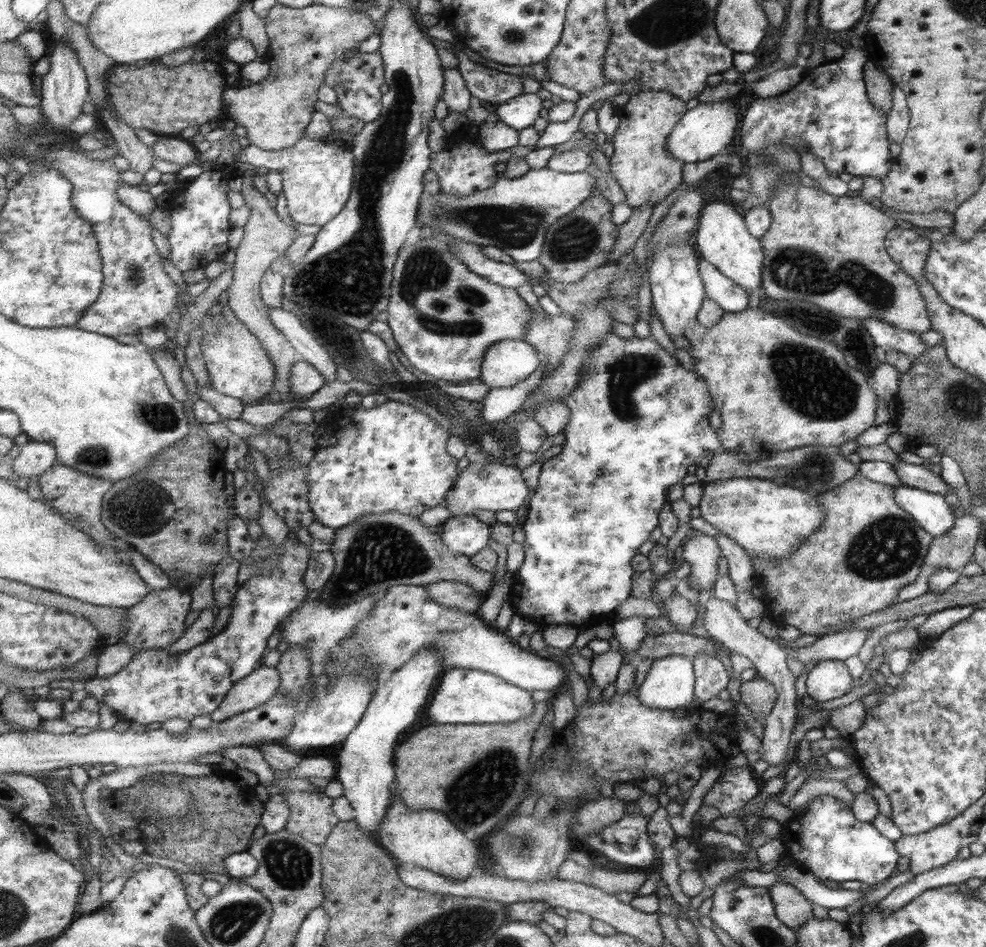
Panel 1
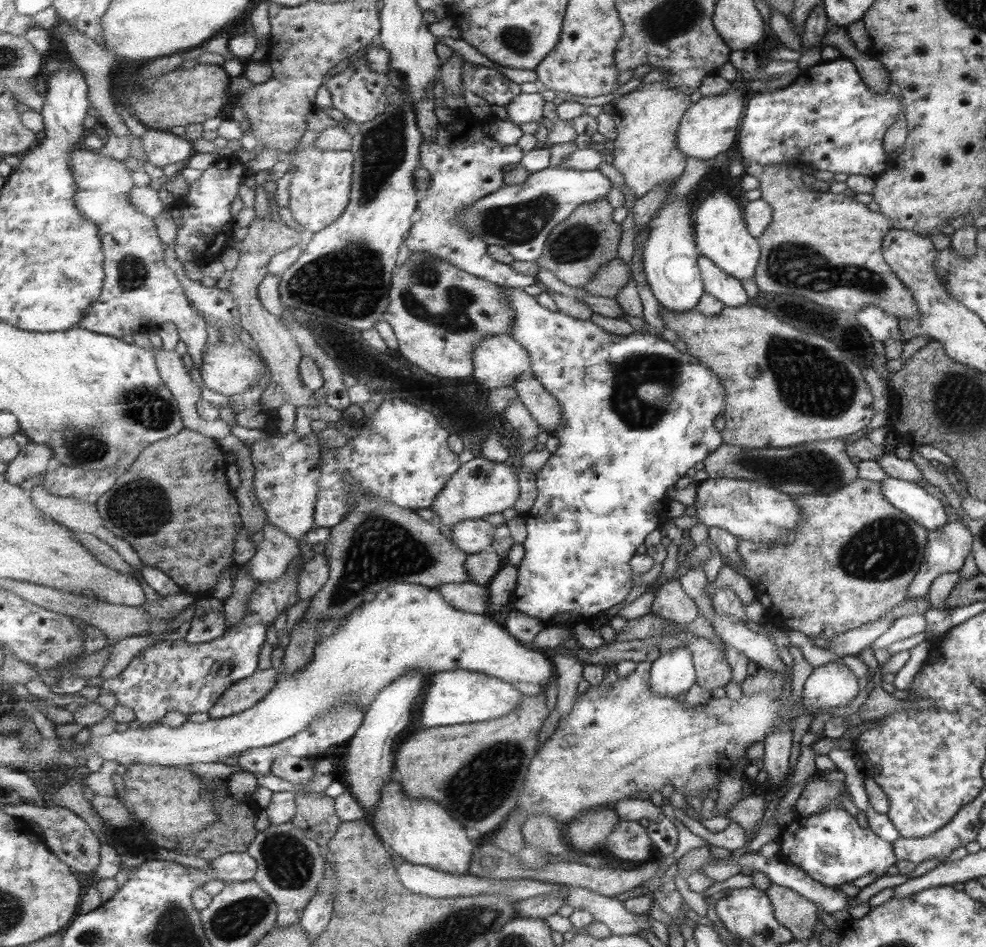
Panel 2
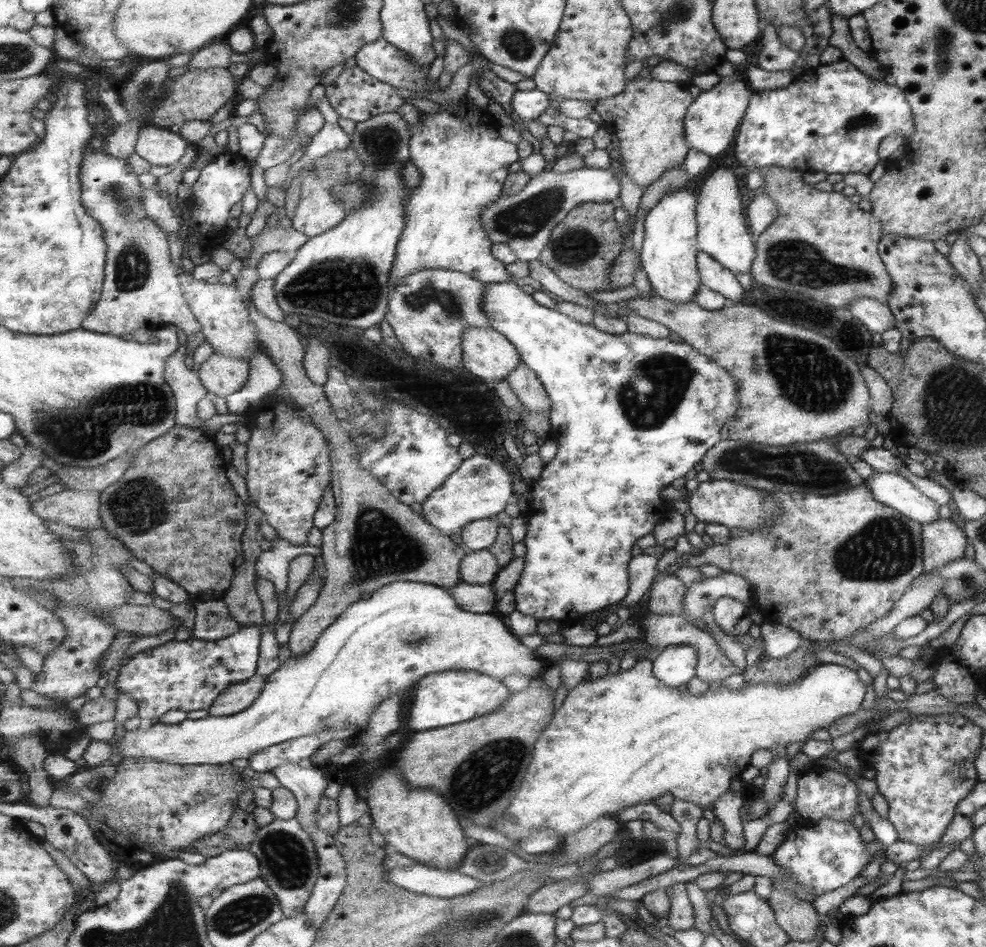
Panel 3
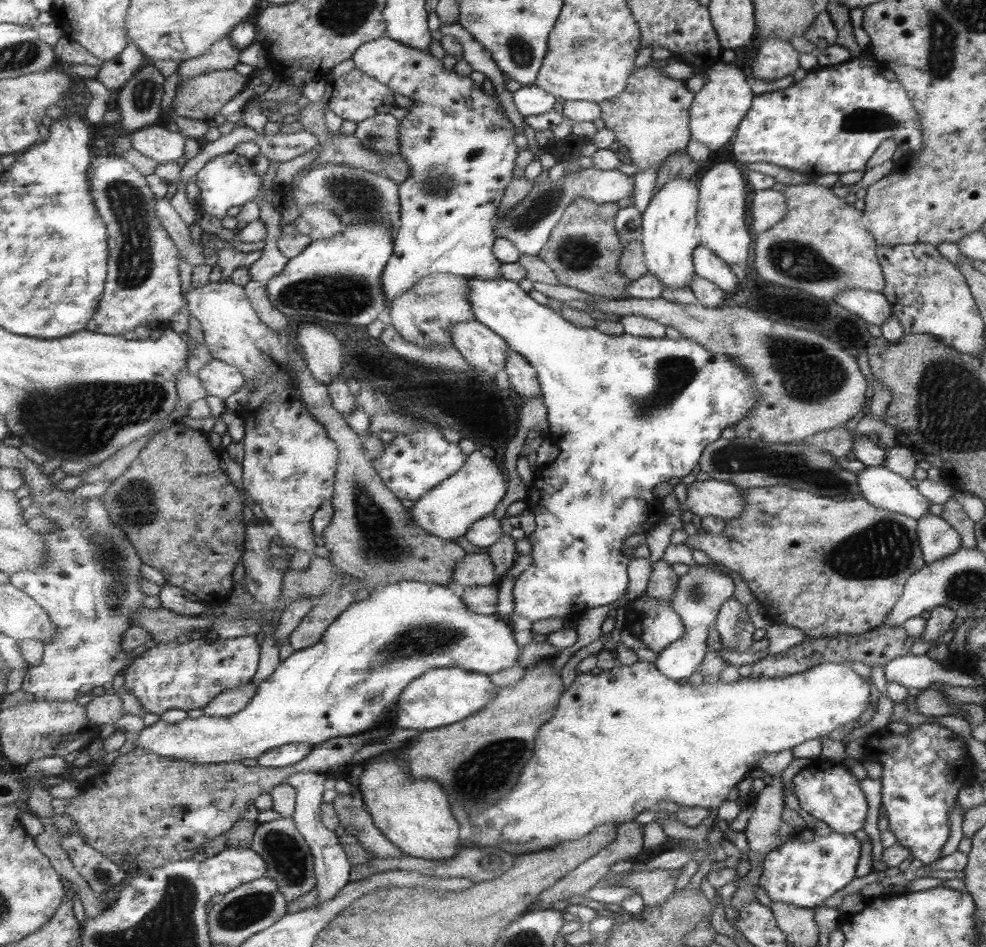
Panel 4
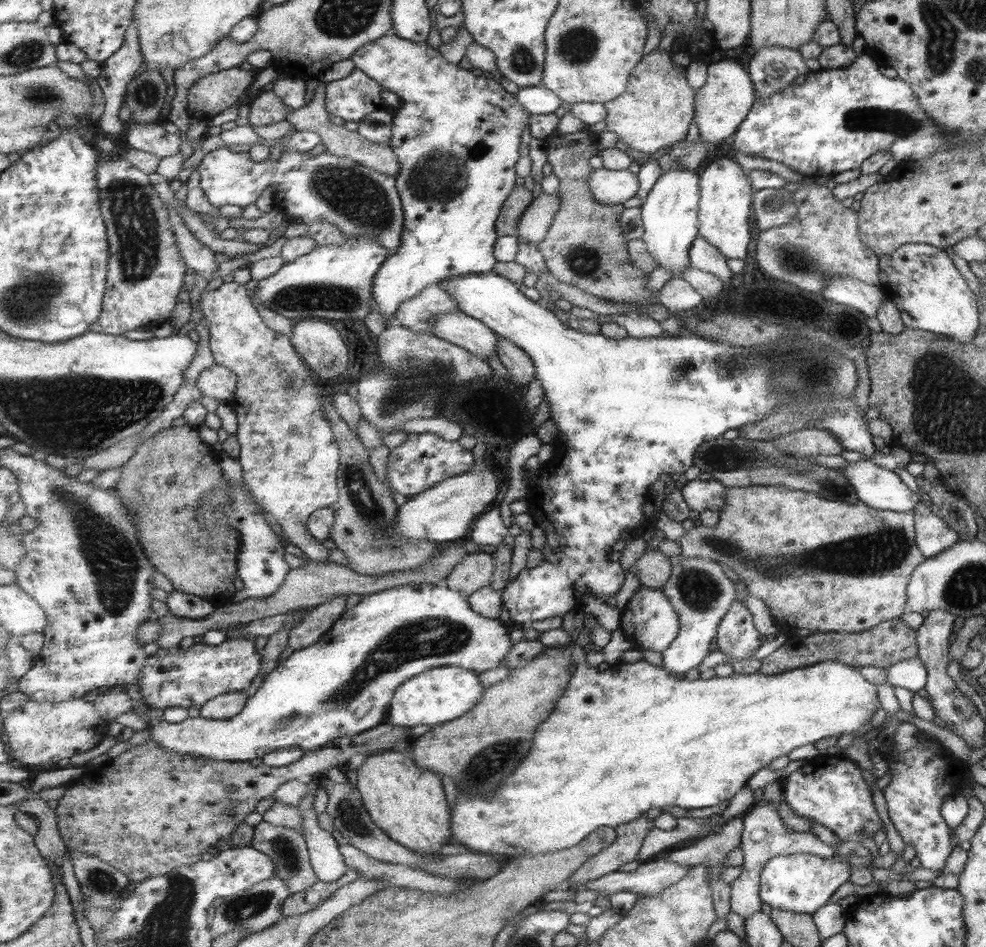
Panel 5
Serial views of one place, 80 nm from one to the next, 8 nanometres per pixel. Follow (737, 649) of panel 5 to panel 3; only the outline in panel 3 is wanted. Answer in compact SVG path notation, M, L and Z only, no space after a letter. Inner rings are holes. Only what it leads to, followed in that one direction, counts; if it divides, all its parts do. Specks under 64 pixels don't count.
M724 596L712 606L713 623L723 632L735 638L749 632L751 620L745 616L745 606L741 601Z

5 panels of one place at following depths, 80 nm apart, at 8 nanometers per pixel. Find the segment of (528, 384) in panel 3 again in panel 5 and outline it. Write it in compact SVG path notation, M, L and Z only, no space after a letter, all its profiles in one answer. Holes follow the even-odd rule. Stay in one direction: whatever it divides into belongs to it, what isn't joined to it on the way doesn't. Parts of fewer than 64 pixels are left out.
M499 336L499 351L500 362L508 369L509 378L515 384L528 386L531 380L535 380L536 367L534 366L531 356L523 350L509 342L507 338Z

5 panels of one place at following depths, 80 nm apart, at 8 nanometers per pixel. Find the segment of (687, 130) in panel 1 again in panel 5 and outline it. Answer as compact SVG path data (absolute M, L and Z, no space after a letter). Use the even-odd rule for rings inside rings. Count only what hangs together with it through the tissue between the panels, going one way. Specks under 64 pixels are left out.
M733 58L720 59L716 62L709 62L706 65L706 79L704 85L696 90L696 115L695 124L699 123L701 139L712 147L717 145L719 140L731 136L737 127L744 122L755 100L753 88L749 82L747 72L733 62Z

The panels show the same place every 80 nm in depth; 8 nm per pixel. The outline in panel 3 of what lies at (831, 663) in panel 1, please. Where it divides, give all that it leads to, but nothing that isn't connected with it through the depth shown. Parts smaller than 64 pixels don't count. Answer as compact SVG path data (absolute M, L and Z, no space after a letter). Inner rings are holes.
M641 658L638 662L627 670L618 670L616 673L603 674L596 679L585 679L581 684L567 692L562 706L556 710L551 724L545 728L536 744L535 760L529 766L529 776L525 778L525 786L521 792L517 792L513 804L509 808L499 813L495 820L491 820L489 827L498 833L503 833L505 837L513 841L525 841L527 837L533 835L533 829L551 829L557 831L557 835L565 838L573 833L577 833L593 822L603 819L603 817L617 818L622 810L637 806L642 802L651 802L663 794L672 794L677 800L686 800L701 808L710 808L711 805L724 792L728 791L729 784L735 776L740 776L741 772L749 766L751 754L755 750L770 750L778 744L785 746L791 742L799 742L810 738L811 732L817 728L826 729L830 724L836 722L842 716L856 714L861 709L861 700L865 694L865 687L853 670L847 669L837 664L820 664L809 670L807 674L785 686L775 683L759 683L754 685L742 684L741 688L735 690L719 685L717 690L708 688L702 695L693 695L688 689L666 685L654 671L653 658Z

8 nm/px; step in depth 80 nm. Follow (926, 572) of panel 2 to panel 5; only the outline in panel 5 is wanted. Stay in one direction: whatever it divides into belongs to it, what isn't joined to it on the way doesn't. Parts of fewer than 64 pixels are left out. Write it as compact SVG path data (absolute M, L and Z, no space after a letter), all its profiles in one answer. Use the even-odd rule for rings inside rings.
M923 503L917 504L917 508L913 507L912 513L915 517L916 547L924 558L938 555L958 539L958 534L931 513Z

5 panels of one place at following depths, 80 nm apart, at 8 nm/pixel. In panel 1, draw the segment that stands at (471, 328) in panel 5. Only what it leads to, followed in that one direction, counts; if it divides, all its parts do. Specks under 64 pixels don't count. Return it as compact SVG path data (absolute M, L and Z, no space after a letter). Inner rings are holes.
M525 340L499 341L489 346L478 381L489 388L517 386L541 366L541 358Z

